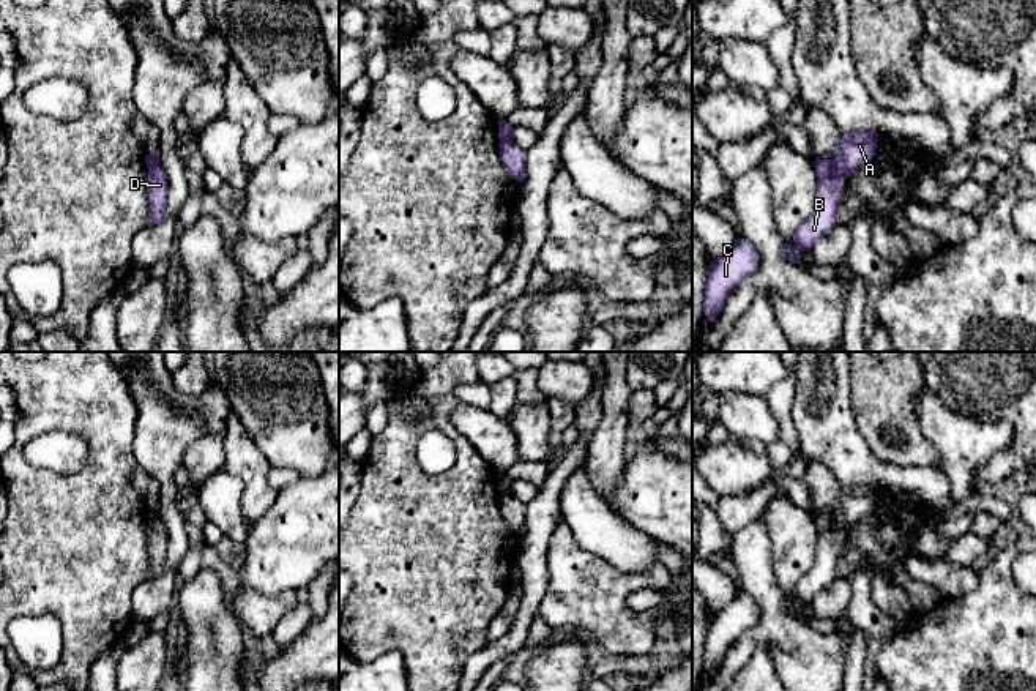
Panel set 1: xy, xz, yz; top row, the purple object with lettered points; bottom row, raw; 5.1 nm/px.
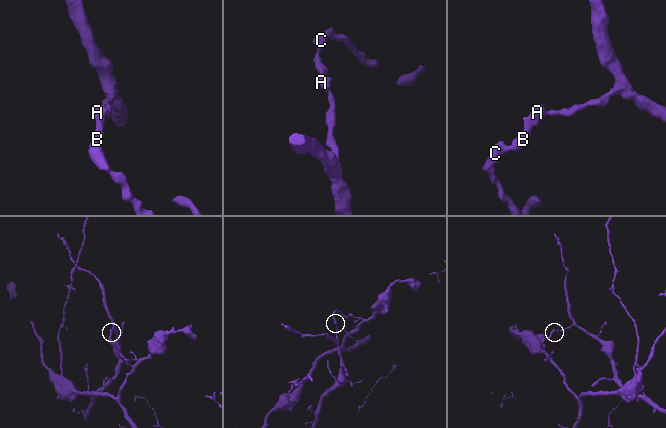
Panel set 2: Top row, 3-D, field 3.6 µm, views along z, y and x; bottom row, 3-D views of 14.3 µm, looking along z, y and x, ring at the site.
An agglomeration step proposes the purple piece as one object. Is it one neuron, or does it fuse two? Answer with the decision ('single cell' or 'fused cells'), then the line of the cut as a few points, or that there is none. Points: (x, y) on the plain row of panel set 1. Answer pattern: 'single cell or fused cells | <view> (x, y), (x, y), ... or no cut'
fused cells | yz (830, 513), (844, 530)

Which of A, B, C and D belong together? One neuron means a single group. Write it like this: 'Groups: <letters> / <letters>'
Groups: A / B C D

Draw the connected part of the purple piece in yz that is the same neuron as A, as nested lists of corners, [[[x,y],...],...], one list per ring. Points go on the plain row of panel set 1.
[[[856,484],[844,487],[837,505],[831,514],[842,525],[844,532],[852,530],[863,517],[874,511],[878,487],[872,484]]]

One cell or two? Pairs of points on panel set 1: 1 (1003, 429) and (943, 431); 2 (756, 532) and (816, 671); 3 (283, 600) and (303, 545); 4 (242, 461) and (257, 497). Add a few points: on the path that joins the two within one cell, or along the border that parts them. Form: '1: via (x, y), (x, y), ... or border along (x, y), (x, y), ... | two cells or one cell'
1: via (989, 433), (957, 433) | one cell
2: via (756, 567), (773, 619), (790, 636) | one cell
3: border along (249, 589), (273, 595), (287, 590), (295, 592) | two cells
4: via (248, 470), (254, 477), (256, 488) | one cell

